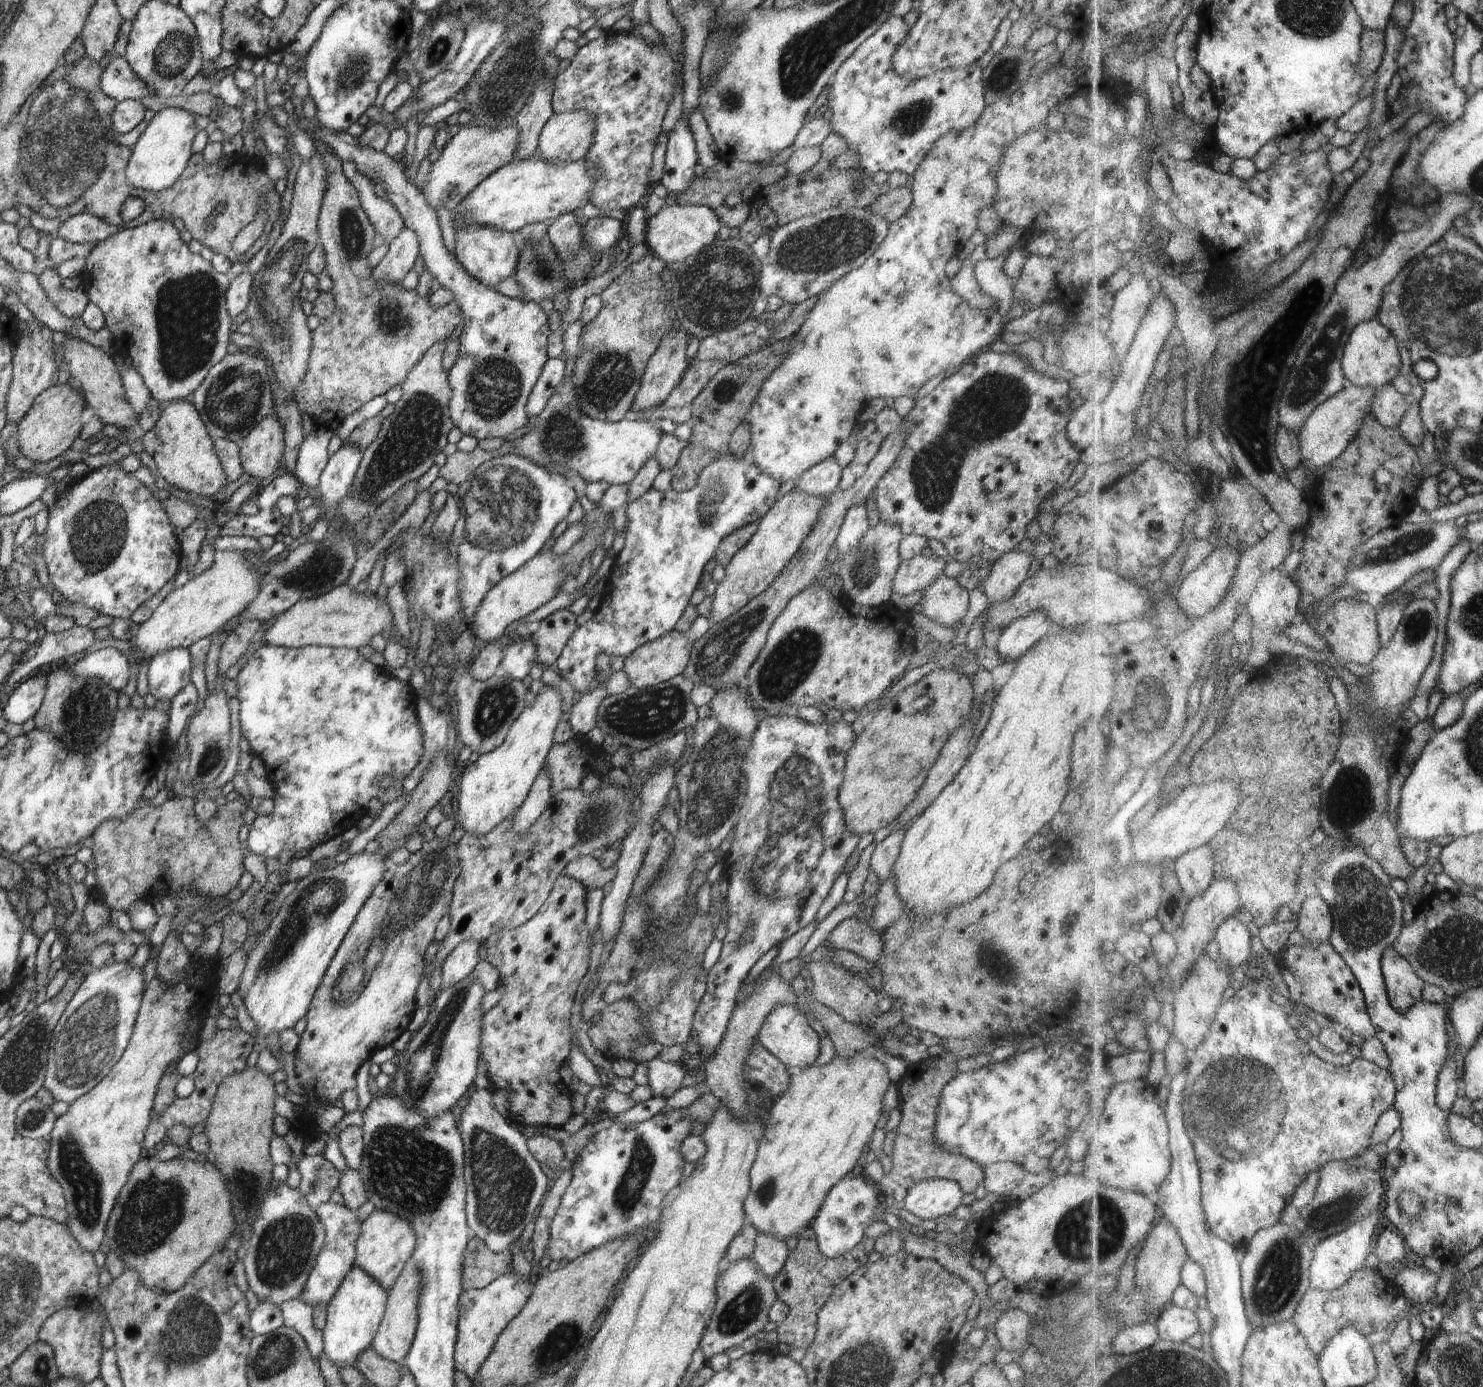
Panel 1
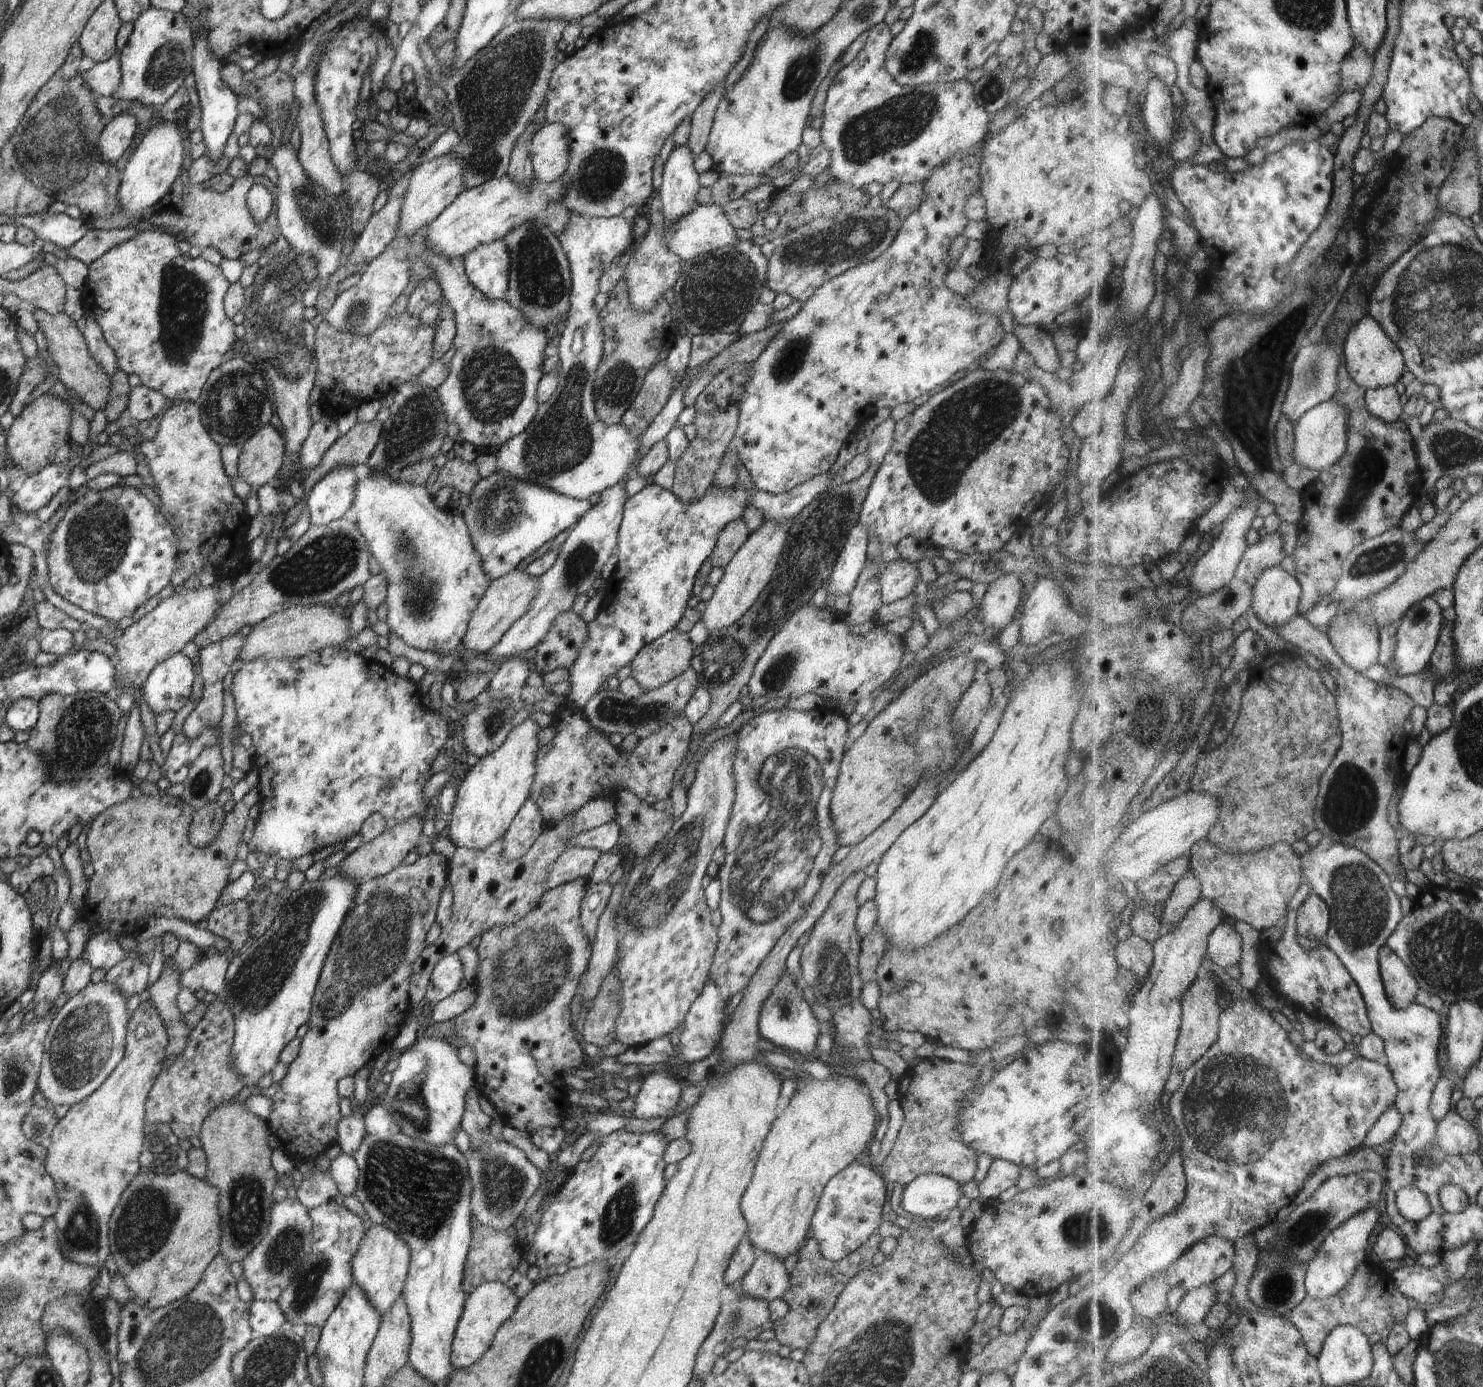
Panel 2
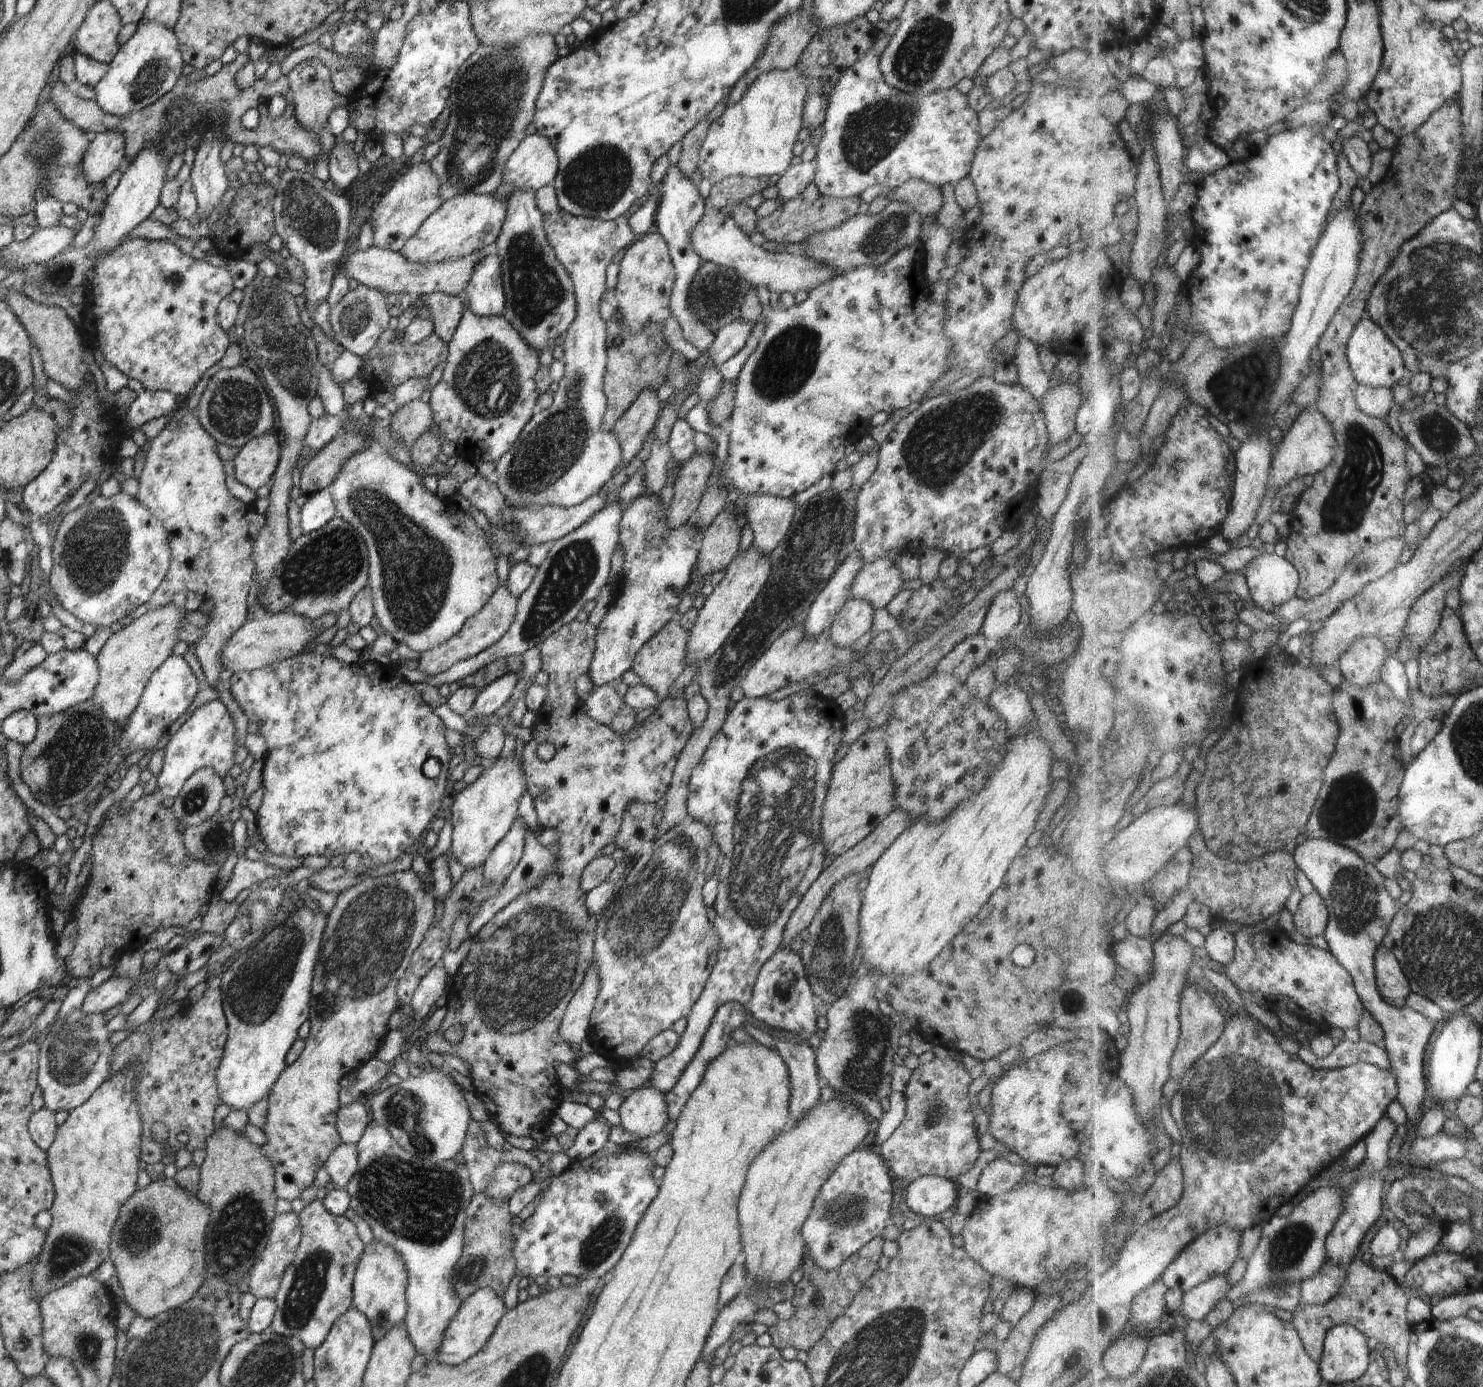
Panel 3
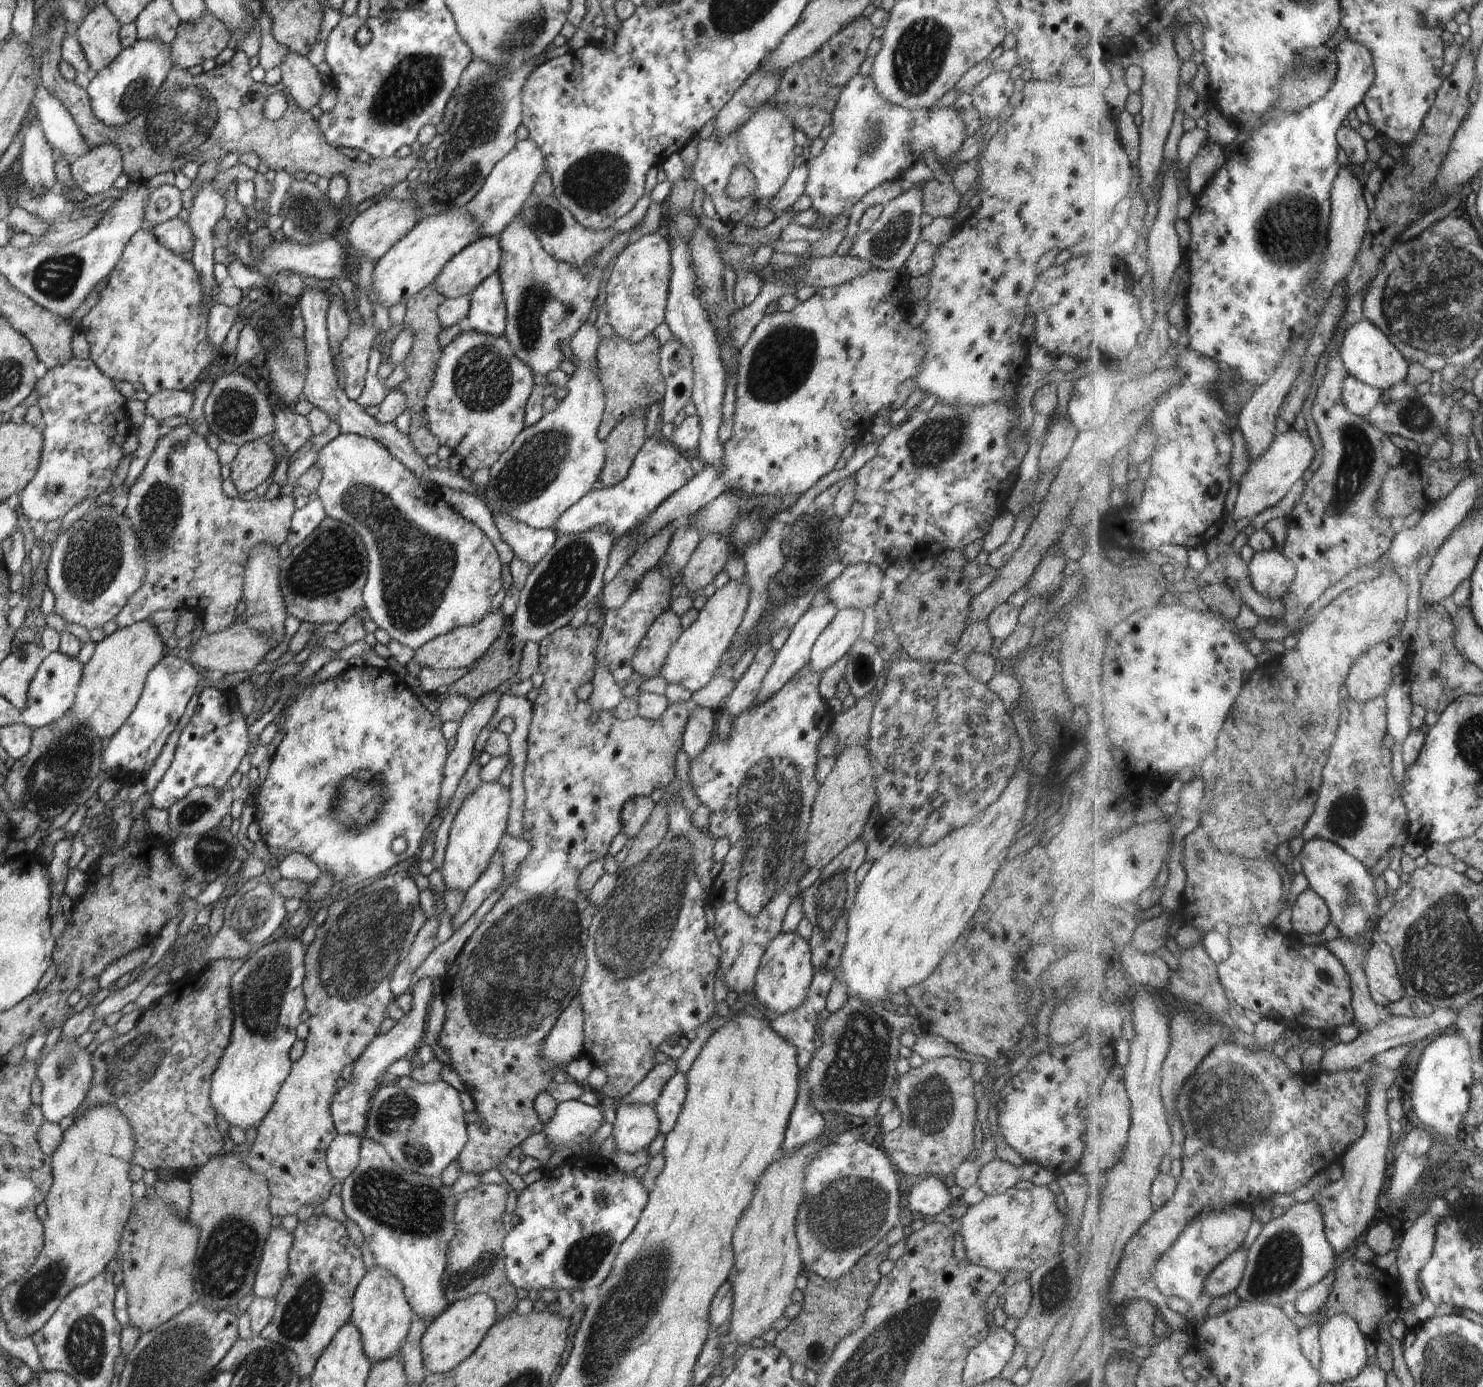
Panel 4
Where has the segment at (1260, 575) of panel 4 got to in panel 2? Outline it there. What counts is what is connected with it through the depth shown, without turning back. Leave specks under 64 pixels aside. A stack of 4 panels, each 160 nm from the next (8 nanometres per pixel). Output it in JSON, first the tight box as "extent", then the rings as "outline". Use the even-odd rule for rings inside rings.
{"extent":[1252,567,1303,627],"outline":[[[1282,567],[1265,570],[1256,583],[1252,605],[1257,616],[1272,627],[1284,626],[1301,612],[1303,584]]]}

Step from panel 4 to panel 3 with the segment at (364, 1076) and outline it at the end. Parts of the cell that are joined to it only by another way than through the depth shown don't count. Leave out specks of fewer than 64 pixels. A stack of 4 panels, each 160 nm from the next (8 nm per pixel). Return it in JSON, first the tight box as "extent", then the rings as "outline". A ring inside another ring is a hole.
{"extent":[336,963,452,1145],"outline":[[[441,963],[435,965],[424,978],[412,996],[412,1016],[409,1020],[421,1020],[436,1007],[440,996],[447,993],[447,988],[452,982]],[[357,1100],[348,1104],[348,1106],[340,1108],[338,1110],[336,1128],[341,1143],[357,1145],[369,1123],[370,1117],[368,1117],[366,1108],[358,1103]]]}

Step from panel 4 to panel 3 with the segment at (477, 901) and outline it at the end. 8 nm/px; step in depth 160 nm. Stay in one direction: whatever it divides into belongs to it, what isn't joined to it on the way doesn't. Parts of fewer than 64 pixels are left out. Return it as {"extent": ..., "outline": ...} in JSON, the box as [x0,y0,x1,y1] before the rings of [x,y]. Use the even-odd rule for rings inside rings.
{"extent":[483,820,526,884],"outline":[[[514,820],[508,833],[492,850],[490,857],[483,865],[484,880],[488,884],[505,882],[518,866],[524,853],[526,826],[522,820]]]}

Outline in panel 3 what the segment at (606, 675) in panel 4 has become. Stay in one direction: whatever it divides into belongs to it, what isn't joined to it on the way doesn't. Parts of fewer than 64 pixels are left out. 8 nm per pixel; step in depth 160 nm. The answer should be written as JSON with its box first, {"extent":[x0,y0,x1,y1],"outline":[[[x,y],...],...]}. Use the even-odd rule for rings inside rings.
{"extent":[585,684,623,726],"outline":[[[604,684],[595,687],[590,698],[585,701],[585,712],[589,718],[596,720],[599,724],[611,726],[612,720],[622,708],[623,698],[618,696],[615,684]]]}

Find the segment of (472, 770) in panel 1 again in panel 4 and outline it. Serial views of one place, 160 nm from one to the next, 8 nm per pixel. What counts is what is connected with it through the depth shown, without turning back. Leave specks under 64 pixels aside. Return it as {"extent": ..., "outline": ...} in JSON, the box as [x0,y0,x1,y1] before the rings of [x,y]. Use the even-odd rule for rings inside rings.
{"extent":[441,781,511,890],"outline":[[[500,781],[482,783],[469,794],[454,815],[441,873],[445,890],[468,890],[486,870],[507,832],[511,796]]]}

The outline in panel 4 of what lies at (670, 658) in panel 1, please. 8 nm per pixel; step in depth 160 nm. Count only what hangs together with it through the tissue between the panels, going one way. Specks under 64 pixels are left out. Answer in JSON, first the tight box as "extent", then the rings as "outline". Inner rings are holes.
{"extent":[632,609,683,679],"outline":[[[671,609],[664,611],[656,618],[652,623],[652,626],[648,629],[648,632],[644,635],[644,638],[640,641],[636,652],[634,653],[634,658],[632,658],[633,669],[646,679],[660,675],[668,653],[672,650],[672,647],[676,644],[678,638],[680,638],[682,631],[683,628],[680,617]]]}

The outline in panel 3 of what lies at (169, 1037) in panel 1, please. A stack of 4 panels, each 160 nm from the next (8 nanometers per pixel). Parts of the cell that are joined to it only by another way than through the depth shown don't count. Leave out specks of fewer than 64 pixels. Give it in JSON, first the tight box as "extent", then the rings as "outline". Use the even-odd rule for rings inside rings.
{"extent":[32,1068,141,1304],"outline":[[[126,1068],[121,1070],[118,1074],[114,1074],[112,1078],[107,1079],[100,1088],[98,1088],[84,1104],[70,1111],[70,1116],[62,1126],[57,1128],[56,1136],[52,1146],[48,1148],[47,1160],[48,1169],[50,1170],[51,1182],[53,1183],[55,1190],[55,1198],[52,1204],[52,1208],[49,1209],[52,1221],[50,1228],[45,1232],[45,1242],[42,1248],[42,1253],[37,1258],[38,1262],[34,1263],[34,1274],[32,1274],[32,1294],[36,1298],[36,1304],[40,1304],[44,1300],[46,1294],[70,1284],[72,1280],[76,1278],[91,1276],[92,1272],[95,1271],[103,1262],[110,1258],[110,1236],[112,1236],[112,1228],[116,1224],[116,1220],[120,1218],[120,1208],[124,1206],[124,1202],[128,1198],[132,1197],[132,1194],[137,1190],[137,1175],[140,1171],[138,1168],[138,1162],[140,1159],[141,1150],[141,1120],[138,1114],[138,1100],[136,1100],[136,1090],[134,1090],[134,1082],[136,1082],[137,1068]]]}

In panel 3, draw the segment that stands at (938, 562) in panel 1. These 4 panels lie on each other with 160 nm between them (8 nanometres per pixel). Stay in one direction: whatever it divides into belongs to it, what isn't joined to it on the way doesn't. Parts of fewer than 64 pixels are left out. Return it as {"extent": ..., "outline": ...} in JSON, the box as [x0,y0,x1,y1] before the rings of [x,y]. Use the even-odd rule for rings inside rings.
{"extent":[848,559,902,610],"outline":[[[879,559],[863,564],[852,582],[848,598],[866,600],[876,610],[886,607],[892,598],[901,592],[902,585],[900,570],[893,562],[888,559]]]}

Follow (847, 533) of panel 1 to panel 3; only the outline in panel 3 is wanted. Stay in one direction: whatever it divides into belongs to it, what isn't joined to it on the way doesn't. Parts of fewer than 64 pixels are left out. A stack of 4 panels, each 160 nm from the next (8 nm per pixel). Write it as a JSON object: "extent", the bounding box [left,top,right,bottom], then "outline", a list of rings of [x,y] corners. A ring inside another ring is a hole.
{"extent":[803,550,862,638],"outline":[[[853,550],[848,558],[845,558],[844,562],[836,568],[835,574],[818,592],[818,596],[808,610],[806,620],[803,622],[806,638],[818,636],[832,625],[842,606],[849,600],[852,582],[862,566],[860,552]]]}

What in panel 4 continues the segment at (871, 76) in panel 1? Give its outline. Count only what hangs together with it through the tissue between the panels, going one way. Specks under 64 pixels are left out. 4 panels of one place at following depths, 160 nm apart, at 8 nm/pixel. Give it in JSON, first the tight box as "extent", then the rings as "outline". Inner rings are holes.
{"extent":[805,72,967,220],"outline":[[[859,72],[849,78],[842,87],[832,113],[831,126],[833,127],[832,134],[824,140],[825,143],[820,154],[816,158],[808,158],[806,161],[809,173],[805,193],[811,198],[813,209],[817,213],[832,217],[833,220],[842,213],[849,214],[851,208],[869,190],[888,180],[898,180],[902,177],[902,170],[906,168],[903,161],[904,152],[910,162],[908,168],[912,168],[917,162],[924,163],[924,154],[933,150],[939,164],[947,165],[946,173],[954,174],[960,166],[957,166],[953,159],[967,139],[965,124],[960,118],[959,110],[952,106],[908,110],[906,107],[893,105],[879,93],[879,90],[876,90],[870,76],[865,77]]]}

